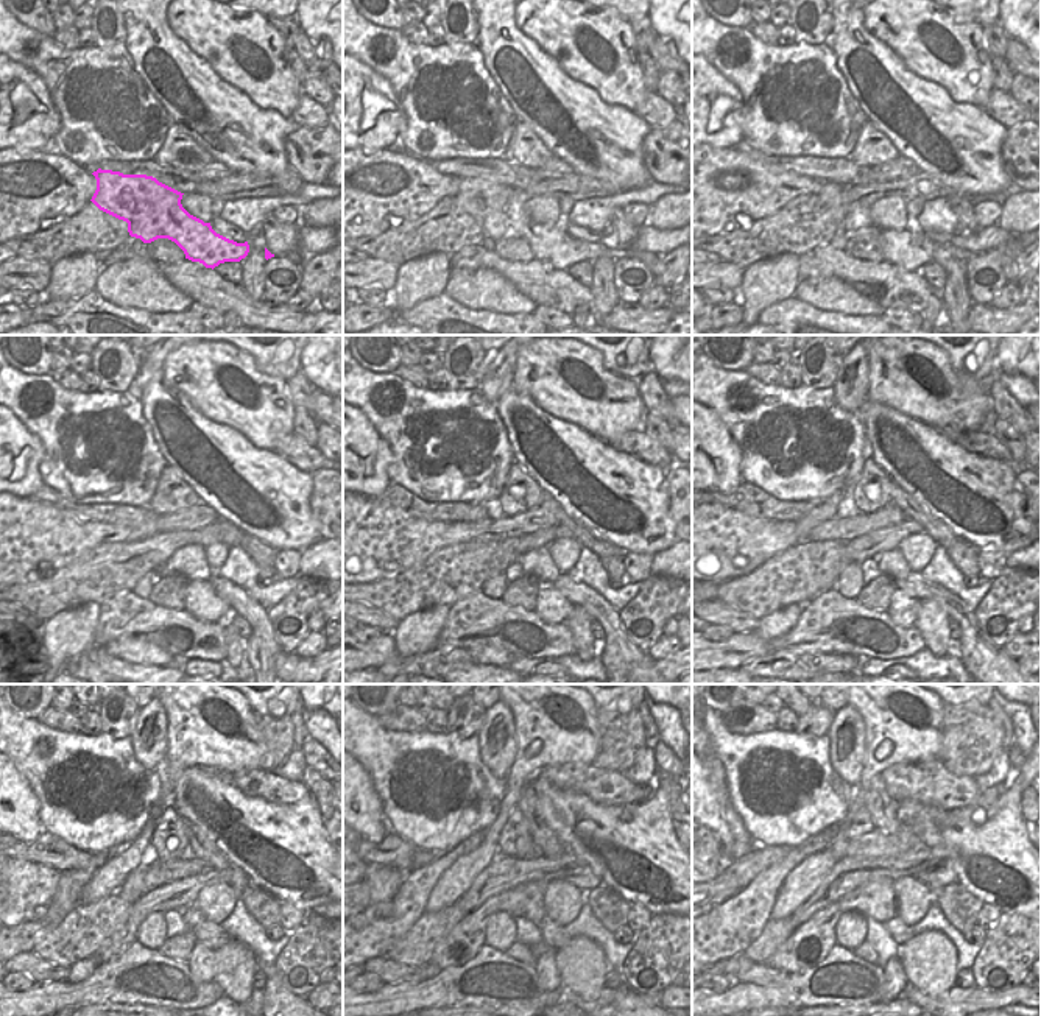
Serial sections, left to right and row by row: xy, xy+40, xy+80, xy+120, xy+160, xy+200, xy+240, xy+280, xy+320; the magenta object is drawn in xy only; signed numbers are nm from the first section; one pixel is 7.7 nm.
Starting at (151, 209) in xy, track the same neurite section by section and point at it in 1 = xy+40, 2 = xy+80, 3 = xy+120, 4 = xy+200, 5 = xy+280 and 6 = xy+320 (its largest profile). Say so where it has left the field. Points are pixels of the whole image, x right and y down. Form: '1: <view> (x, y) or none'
1: xy+40 (499, 211)
2: xy+80 (910, 248)
3: xy+120 (201, 602)
4: xy+200 (903, 610)
5: xy+280 (546, 968)
6: xy+320 (895, 982)

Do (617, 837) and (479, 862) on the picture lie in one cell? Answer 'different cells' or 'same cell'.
different cells

